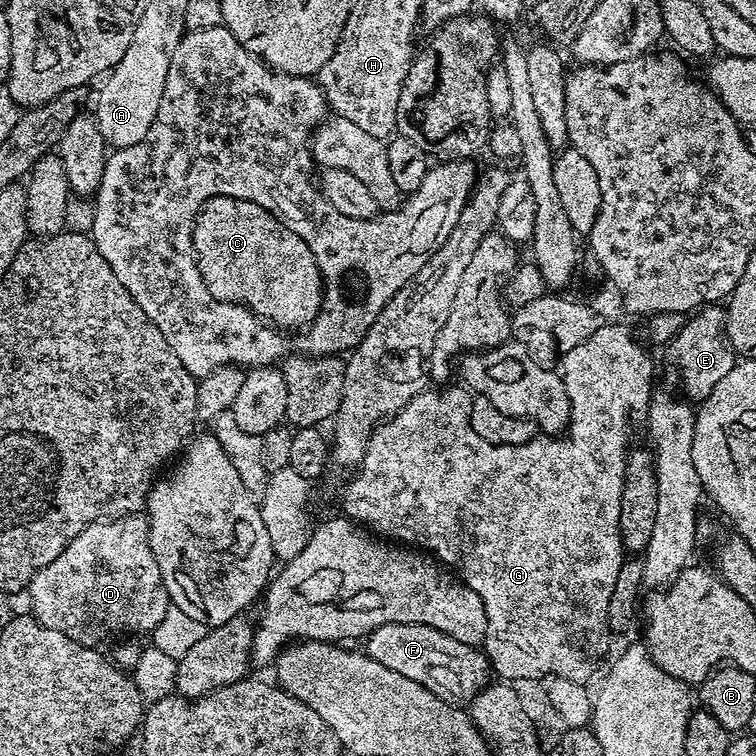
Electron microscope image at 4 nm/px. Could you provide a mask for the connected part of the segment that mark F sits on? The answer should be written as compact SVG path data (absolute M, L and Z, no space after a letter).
M430 625L378 626L369 632L363 644L363 651L374 662L382 662L382 666L402 674L402 678L410 678L423 688L433 688L456 702L471 701L473 696L477 696L490 683L488 657L479 647L463 644L449 633L443 633Z

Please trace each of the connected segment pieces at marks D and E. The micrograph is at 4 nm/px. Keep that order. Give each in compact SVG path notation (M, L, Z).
M140 514L121 516L118 520L101 520L98 524L86 526L86 530L82 530L82 534L78 534L78 538L74 538L74 542L70 542L54 562L50 562L50 566L42 566L42 570L34 574L26 590L32 603L31 615L38 623L89 646L100 646L103 640L120 636L123 632L151 634L170 607L168 591L148 541L148 521Z
M705 306L695 309L683 321L677 334L667 345L668 356L676 367L676 376L684 387L683 395L692 402L702 402L730 374L730 370L738 363L738 357L728 342L724 332L725 309L720 306Z

